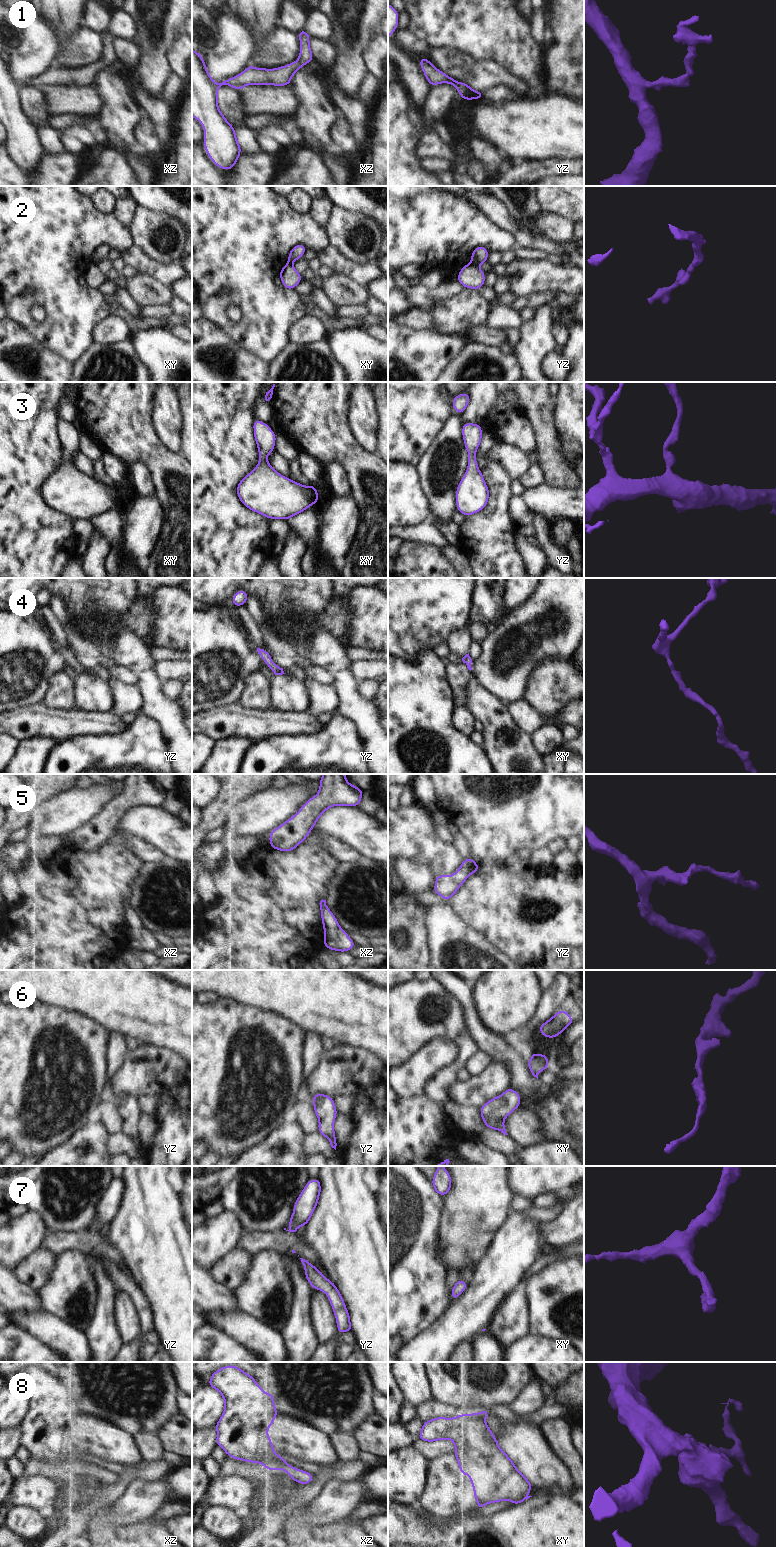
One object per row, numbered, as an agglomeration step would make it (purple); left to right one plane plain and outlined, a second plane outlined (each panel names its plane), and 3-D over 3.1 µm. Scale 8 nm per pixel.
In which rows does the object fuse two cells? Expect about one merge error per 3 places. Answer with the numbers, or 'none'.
2, 8

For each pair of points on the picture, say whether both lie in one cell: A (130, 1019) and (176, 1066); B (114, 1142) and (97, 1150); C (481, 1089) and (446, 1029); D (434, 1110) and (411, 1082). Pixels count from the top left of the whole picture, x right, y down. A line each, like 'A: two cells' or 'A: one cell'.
A: two cells
B: two cells
C: two cells
D: two cells

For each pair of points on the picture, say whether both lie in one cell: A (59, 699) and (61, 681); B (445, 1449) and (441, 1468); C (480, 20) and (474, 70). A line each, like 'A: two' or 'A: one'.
A: one
B: two
C: two

